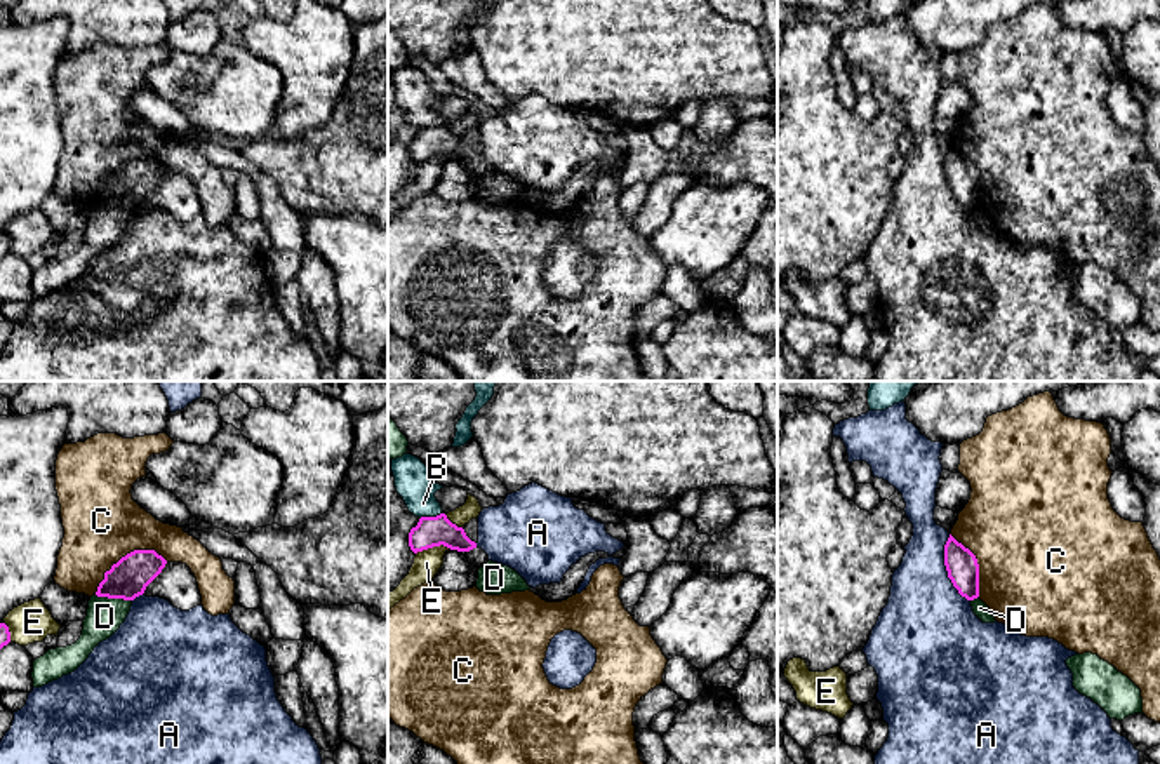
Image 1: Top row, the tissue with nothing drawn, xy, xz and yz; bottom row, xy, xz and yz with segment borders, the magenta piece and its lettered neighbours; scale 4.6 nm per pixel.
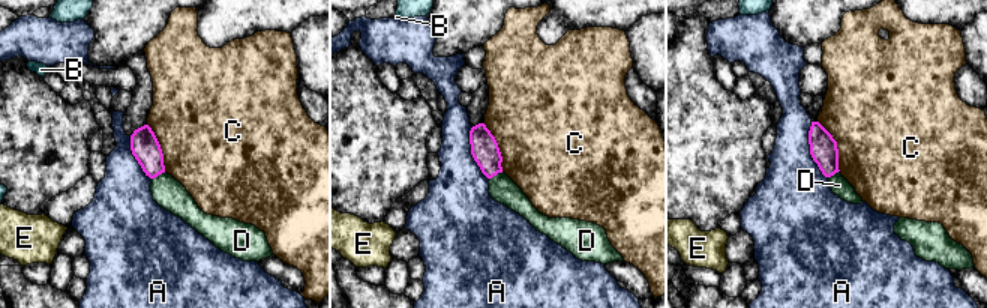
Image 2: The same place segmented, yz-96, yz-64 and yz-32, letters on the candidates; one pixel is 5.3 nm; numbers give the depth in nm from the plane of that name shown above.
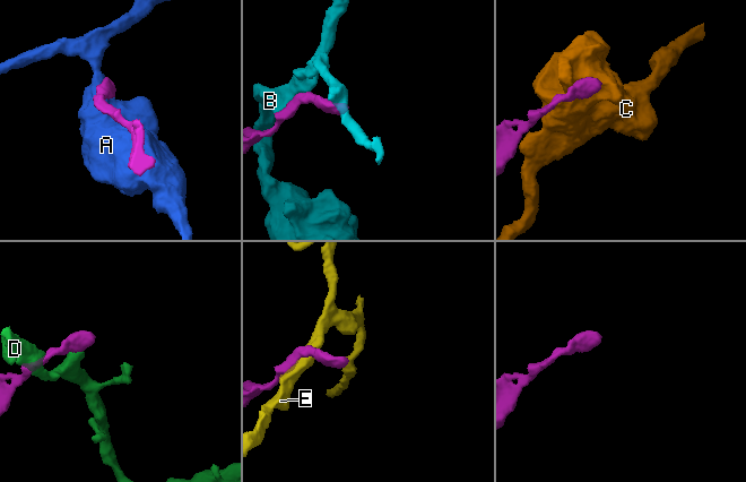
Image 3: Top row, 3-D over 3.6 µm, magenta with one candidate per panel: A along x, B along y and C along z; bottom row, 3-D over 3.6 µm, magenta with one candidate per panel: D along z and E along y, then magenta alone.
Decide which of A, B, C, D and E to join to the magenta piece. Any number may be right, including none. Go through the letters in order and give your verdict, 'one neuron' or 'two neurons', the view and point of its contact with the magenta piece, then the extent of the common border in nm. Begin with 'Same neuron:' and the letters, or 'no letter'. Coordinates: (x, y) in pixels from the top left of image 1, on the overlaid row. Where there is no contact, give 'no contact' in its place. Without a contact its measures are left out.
Same neuron: no letter
A: two neurons; meets magenta in yz at (946, 569); contact 320 nm long
B: two neurons; meets magenta in xz at (430, 517); contact 120 nm long
C: two neurons; meets magenta in xy at (127, 554); contact 380 nm long
D: two neurons; meets magenta in xy at (113, 597); contact 170 nm long
E: two neurons; meets magenta in xz at (433, 545); contact 170 nm long

